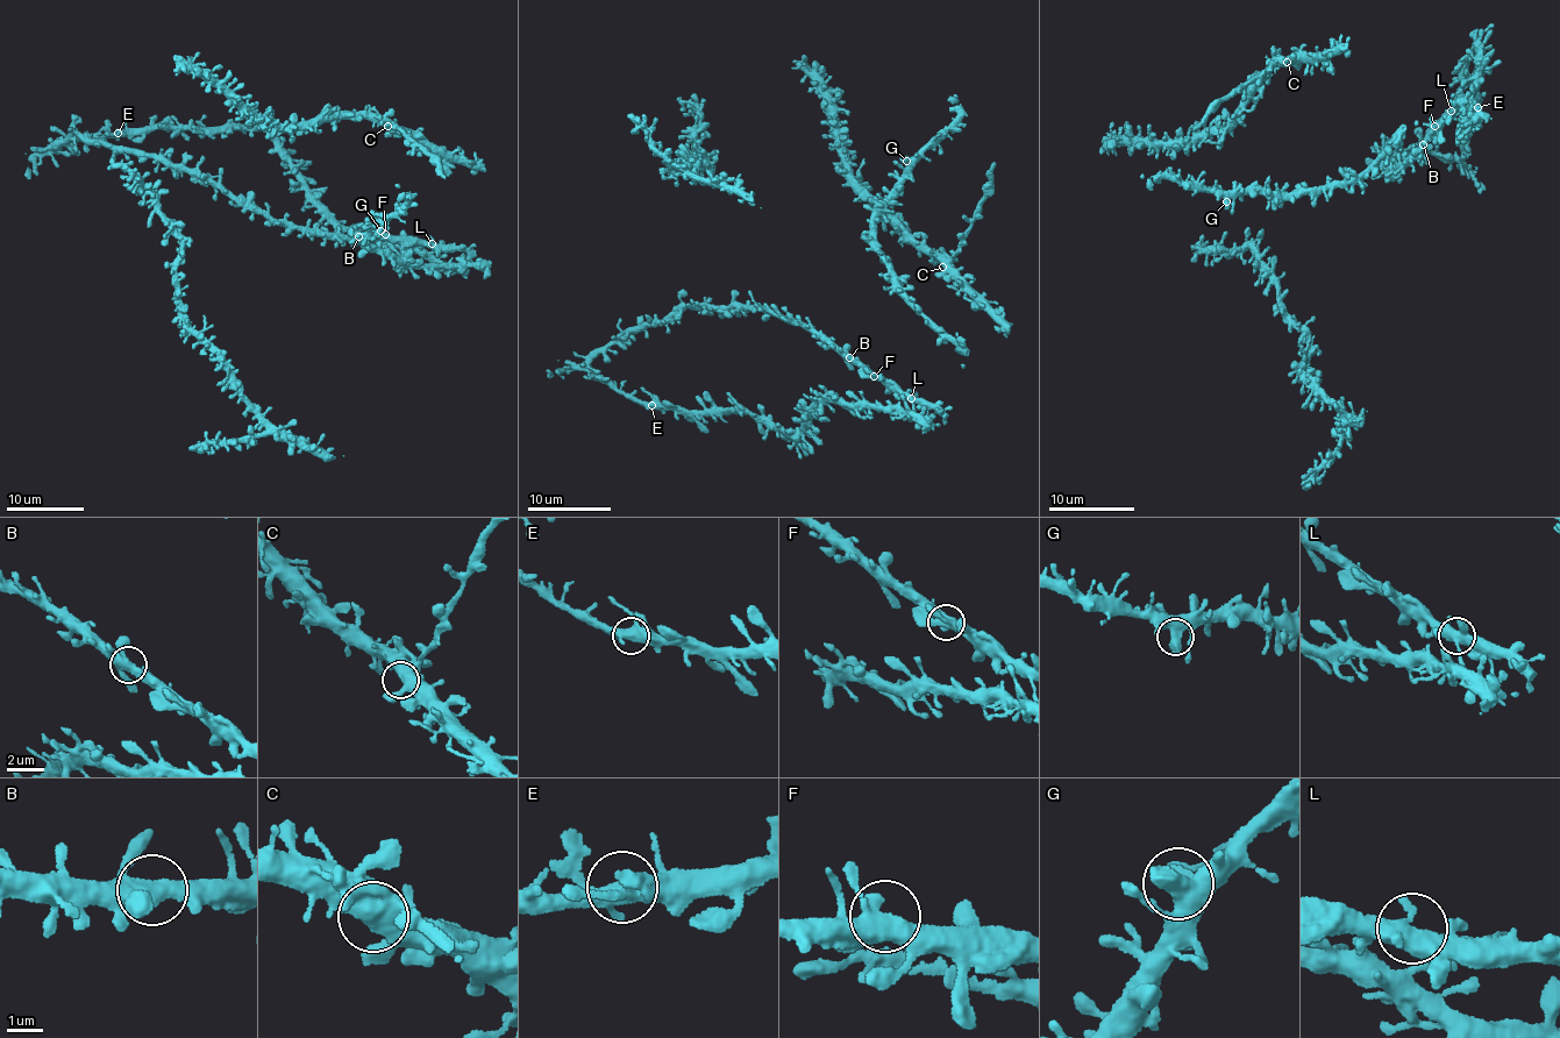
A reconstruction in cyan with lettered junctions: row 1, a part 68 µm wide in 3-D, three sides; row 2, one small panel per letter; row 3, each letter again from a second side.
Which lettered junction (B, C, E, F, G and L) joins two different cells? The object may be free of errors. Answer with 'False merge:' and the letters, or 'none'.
False merge: none

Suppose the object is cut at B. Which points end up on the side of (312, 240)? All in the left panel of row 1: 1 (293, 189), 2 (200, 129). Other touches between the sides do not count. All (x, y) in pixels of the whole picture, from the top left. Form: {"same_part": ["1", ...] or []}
{"same_part": []}

